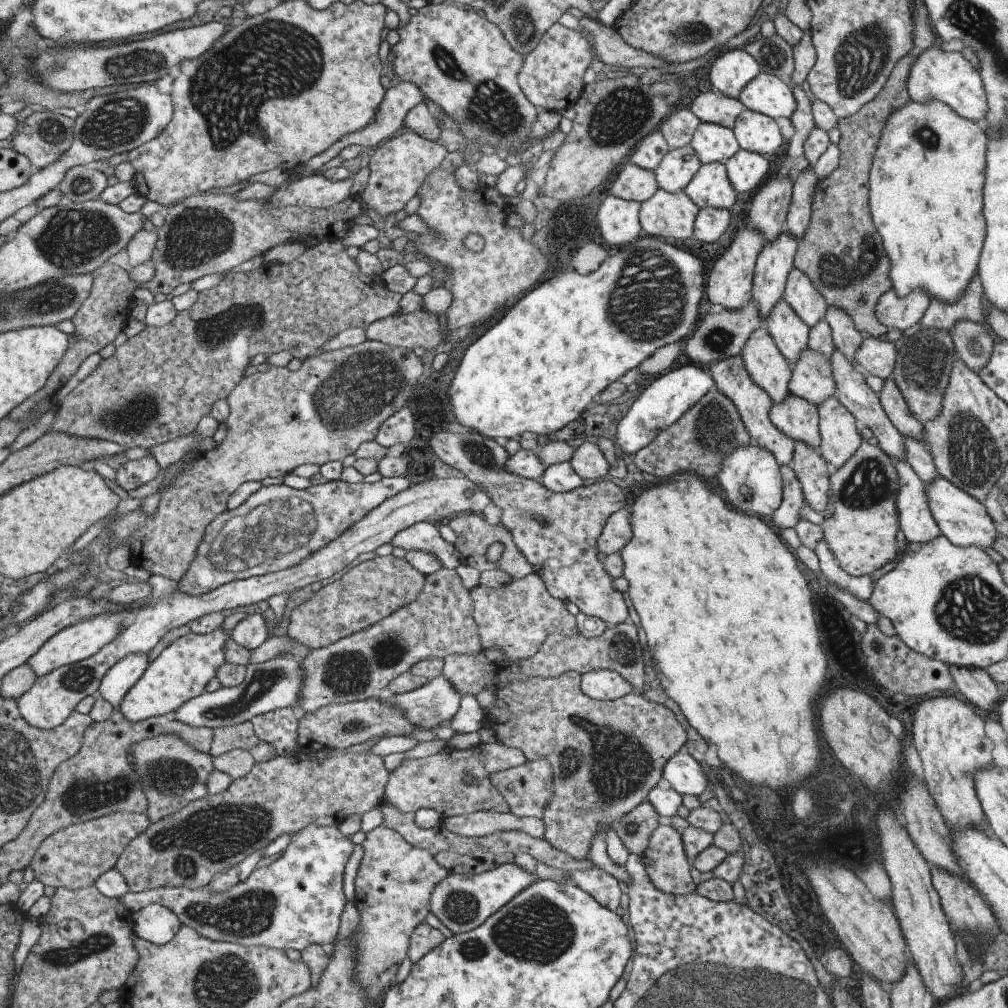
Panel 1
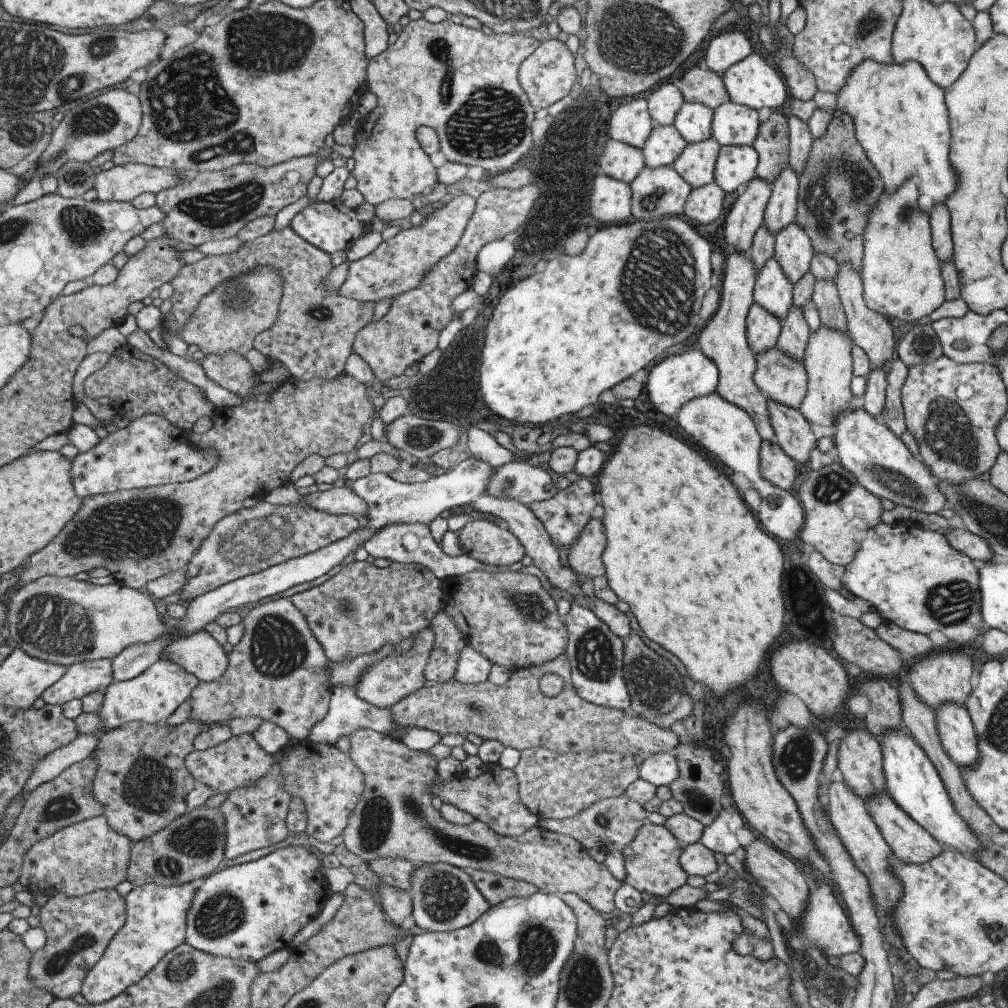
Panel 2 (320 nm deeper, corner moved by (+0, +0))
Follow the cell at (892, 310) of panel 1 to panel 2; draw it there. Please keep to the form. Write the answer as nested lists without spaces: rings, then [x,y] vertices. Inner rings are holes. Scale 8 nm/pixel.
[[[906,178],[894,191],[883,190],[884,188],[871,210],[868,210],[867,222],[862,230],[862,257],[859,274],[862,282],[863,302],[869,310],[885,315],[894,323],[913,324],[921,316],[930,315],[945,299],[940,262],[932,247],[928,214],[918,207],[918,186],[915,178]]]

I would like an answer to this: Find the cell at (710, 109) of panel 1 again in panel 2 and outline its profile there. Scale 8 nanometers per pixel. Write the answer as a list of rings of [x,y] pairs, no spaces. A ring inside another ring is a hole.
[[[702,64],[686,69],[676,86],[685,102],[701,103],[711,110],[728,101],[721,75]]]

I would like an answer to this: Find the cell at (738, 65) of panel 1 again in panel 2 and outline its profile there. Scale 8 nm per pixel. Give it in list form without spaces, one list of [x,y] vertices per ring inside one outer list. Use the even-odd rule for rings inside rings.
[[[737,30],[721,32],[717,36],[710,36],[705,42],[702,51],[702,66],[714,73],[722,72],[742,58],[745,58],[752,50],[748,38]]]

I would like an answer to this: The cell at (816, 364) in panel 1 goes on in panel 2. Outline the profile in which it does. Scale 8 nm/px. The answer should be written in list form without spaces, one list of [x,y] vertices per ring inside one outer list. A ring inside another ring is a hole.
[[[791,305],[782,318],[776,346],[792,359],[802,362],[804,348],[810,335],[802,310]]]

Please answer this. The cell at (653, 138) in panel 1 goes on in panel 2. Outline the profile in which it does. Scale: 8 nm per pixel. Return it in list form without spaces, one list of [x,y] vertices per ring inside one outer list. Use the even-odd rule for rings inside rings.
[[[636,96],[629,102],[623,102],[615,112],[611,112],[609,136],[640,150],[653,126],[644,96]]]

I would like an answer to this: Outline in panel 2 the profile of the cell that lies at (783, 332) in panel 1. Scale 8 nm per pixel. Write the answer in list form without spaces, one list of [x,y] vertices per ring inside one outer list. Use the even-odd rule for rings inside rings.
[[[773,257],[768,258],[756,272],[752,297],[755,303],[774,314],[780,322],[793,305],[792,284]]]

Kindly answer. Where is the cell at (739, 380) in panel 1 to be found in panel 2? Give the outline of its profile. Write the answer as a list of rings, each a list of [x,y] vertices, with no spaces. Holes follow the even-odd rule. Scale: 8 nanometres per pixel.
[[[731,252],[726,258],[725,269],[721,275],[721,291],[718,294],[718,307],[706,325],[699,327],[696,342],[700,351],[711,359],[718,368],[718,383],[715,392],[731,404],[747,411],[754,422],[761,440],[774,441],[774,432],[768,421],[766,396],[755,386],[752,376],[756,367],[756,357],[746,339],[746,314],[749,305],[754,302],[752,290],[754,287],[754,269],[747,252]]]

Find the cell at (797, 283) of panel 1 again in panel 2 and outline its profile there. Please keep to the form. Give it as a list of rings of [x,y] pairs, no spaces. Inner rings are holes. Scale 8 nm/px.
[[[795,220],[774,234],[772,257],[779,263],[780,269],[791,284],[808,271],[812,253],[807,233]]]

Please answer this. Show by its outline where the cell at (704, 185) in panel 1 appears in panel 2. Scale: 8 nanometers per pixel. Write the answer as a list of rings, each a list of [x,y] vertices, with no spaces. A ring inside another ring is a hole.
[[[711,137],[696,143],[686,143],[671,166],[691,189],[703,186],[713,181],[719,147]]]

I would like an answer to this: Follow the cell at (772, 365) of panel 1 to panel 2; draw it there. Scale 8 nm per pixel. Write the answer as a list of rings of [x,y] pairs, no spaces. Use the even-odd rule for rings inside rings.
[[[753,302],[746,314],[746,339],[750,349],[757,353],[775,347],[781,322],[774,314]]]

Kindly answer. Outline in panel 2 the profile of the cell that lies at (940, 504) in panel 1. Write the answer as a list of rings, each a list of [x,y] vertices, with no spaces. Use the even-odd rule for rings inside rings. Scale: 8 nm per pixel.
[[[862,406],[839,411],[832,418],[832,444],[837,450],[839,464],[851,474],[859,486],[868,490],[879,499],[890,500],[924,513],[937,513],[945,508],[943,495],[936,489],[936,478],[927,467],[905,448],[884,424],[871,416]]]

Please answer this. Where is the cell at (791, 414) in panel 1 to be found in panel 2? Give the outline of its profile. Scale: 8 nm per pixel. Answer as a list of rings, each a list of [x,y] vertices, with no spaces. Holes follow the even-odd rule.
[[[775,344],[775,347],[764,350],[763,352],[756,354],[756,367],[752,376],[755,386],[766,396],[766,398],[776,400],[785,406],[797,409],[801,404],[801,399],[806,391],[806,372],[804,364],[801,361],[792,359],[788,354],[785,354],[782,350],[779,350]]]

